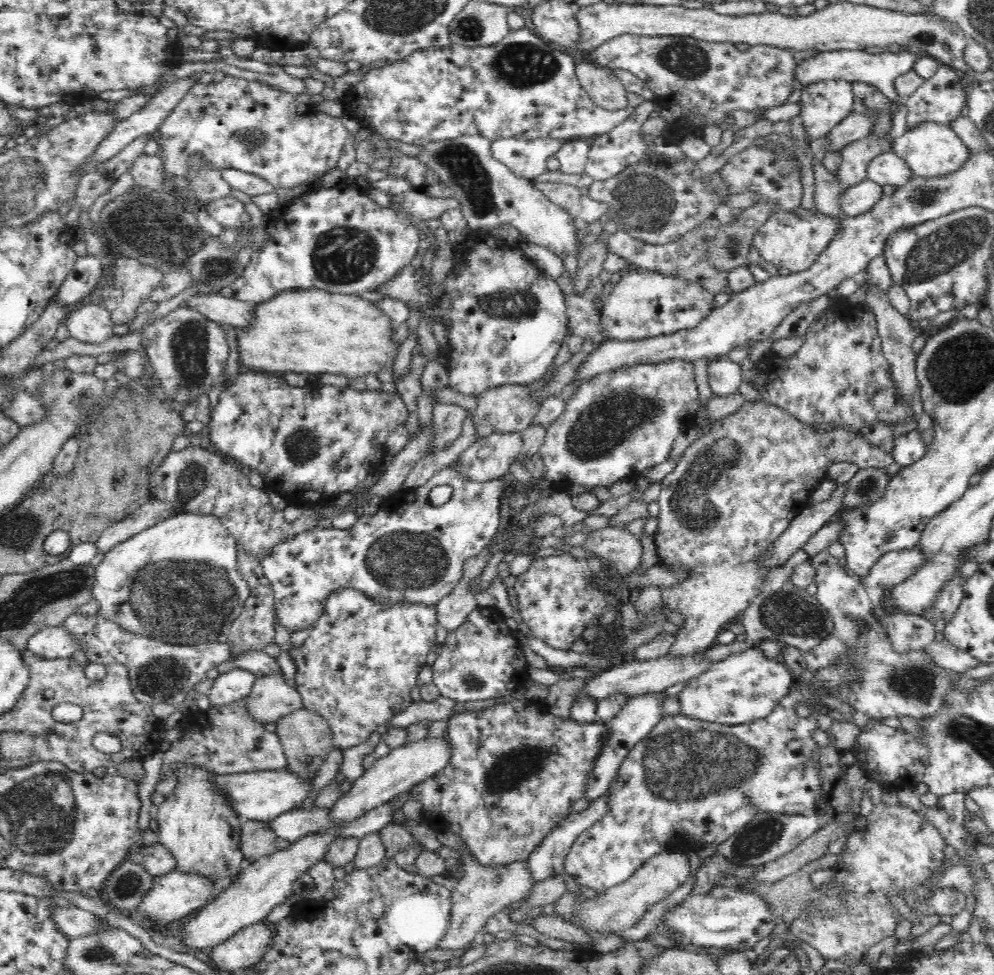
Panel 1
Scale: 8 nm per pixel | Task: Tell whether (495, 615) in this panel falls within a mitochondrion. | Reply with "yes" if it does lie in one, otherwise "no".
no

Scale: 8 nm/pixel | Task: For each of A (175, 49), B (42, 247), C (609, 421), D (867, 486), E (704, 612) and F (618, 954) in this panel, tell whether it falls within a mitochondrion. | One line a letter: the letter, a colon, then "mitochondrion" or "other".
A: other
B: other
C: mitochondrion
D: mitochondrion
E: other
F: other

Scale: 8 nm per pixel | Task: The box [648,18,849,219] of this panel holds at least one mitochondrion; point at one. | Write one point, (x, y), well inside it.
(689, 62)

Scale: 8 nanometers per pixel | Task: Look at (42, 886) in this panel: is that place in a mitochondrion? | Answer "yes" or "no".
no

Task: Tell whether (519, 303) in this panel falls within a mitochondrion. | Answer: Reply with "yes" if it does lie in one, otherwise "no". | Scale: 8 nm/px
yes

